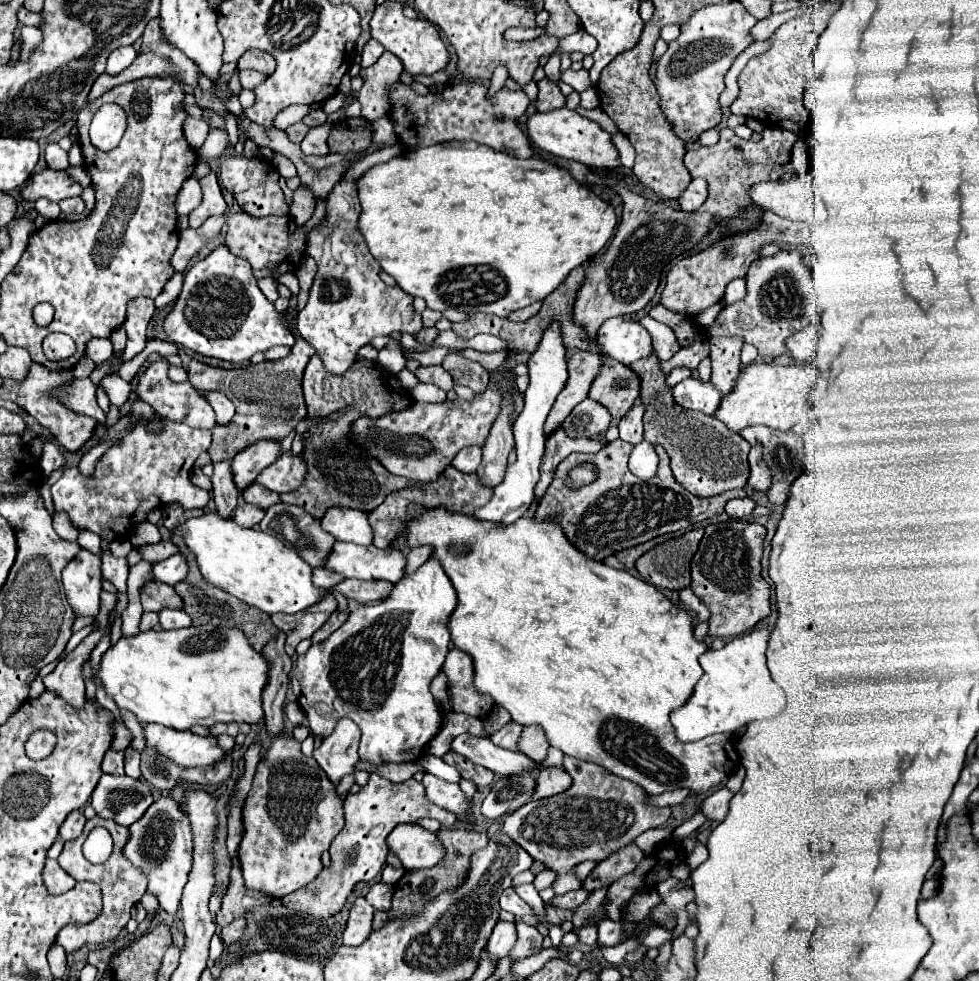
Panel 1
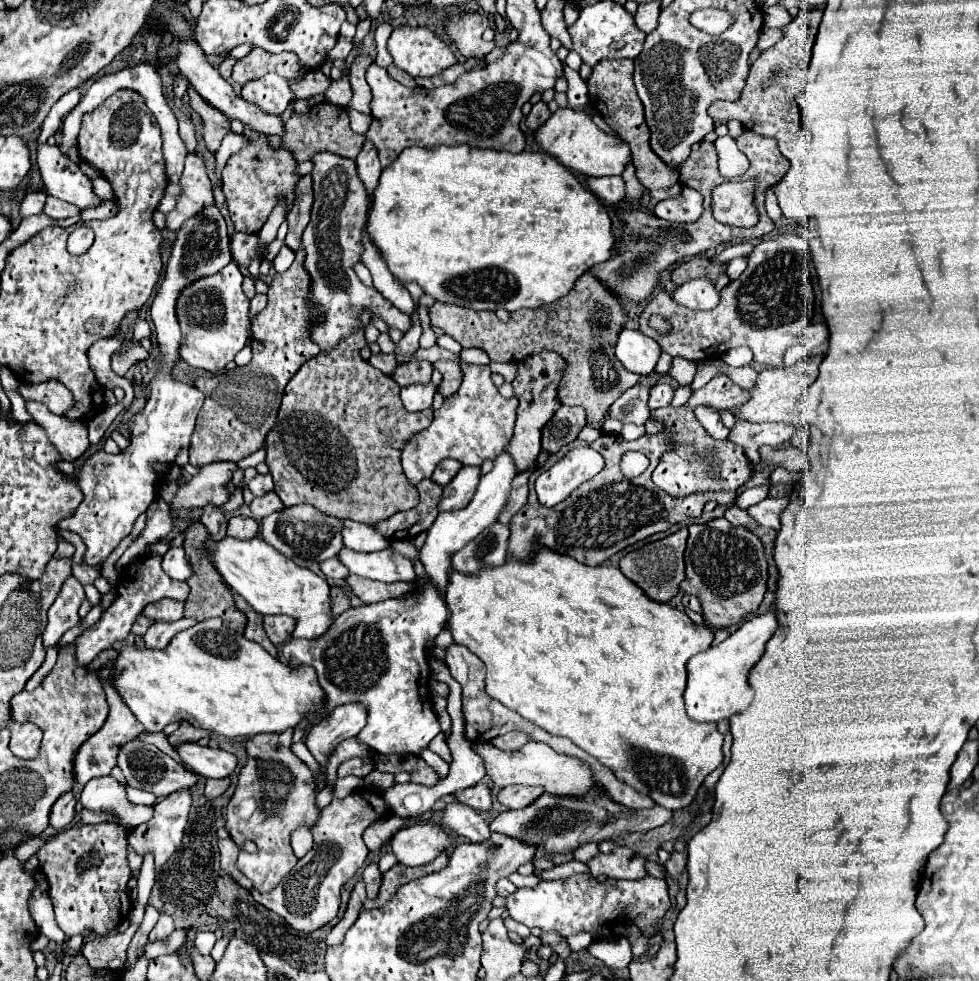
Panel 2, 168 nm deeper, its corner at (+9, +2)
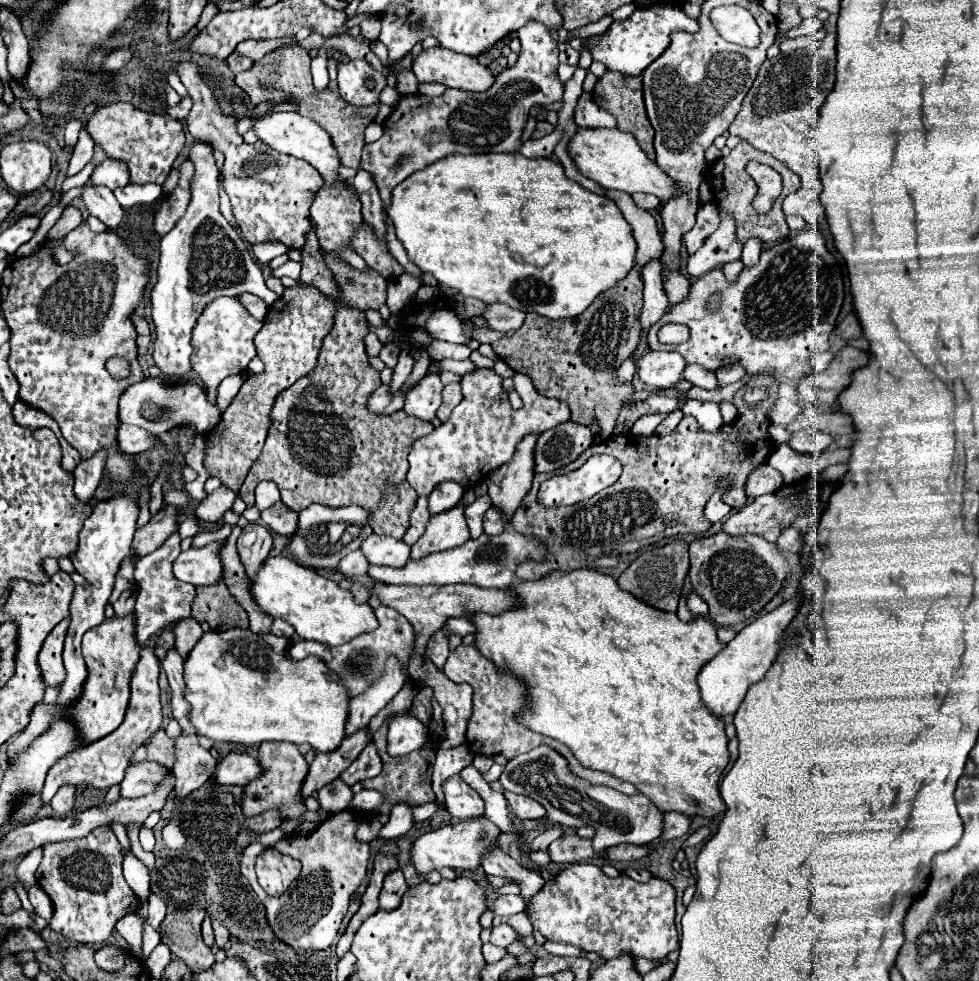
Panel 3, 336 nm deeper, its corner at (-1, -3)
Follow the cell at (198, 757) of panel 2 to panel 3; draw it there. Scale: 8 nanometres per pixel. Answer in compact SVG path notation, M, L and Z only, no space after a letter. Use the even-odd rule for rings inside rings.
M228 753L216 763L214 779L220 785L246 785L246 781L260 775L260 765L248 753Z

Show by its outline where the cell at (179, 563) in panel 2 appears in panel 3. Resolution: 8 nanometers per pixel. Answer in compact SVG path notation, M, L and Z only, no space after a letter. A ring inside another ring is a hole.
M208 543L200 549L182 551L174 561L174 575L180 581L200 585L214 585L220 577L220 559L218 559L220 543Z

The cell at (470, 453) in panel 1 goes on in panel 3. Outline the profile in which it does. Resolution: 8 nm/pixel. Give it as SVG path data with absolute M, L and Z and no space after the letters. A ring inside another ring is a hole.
M444 481L440 483L432 493L430 493L430 513L442 513L444 509L452 509L454 505L458 505L458 501L464 495L464 487L458 485L456 481Z

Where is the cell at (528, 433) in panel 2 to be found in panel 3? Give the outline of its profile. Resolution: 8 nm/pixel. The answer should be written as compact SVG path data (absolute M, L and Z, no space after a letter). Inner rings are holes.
M538 433L526 435L518 443L512 461L492 471L486 477L488 495L492 499L492 505L496 505L508 519L532 485L534 465L536 465L534 463L536 441L538 441Z

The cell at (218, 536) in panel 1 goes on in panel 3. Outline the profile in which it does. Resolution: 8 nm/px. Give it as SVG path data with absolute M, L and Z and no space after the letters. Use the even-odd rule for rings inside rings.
M268 557L256 571L256 579L250 579L250 593L264 613L288 621L296 633L308 641L342 645L360 633L376 629L376 617L368 603L356 605L352 593L338 587L338 583L288 557Z

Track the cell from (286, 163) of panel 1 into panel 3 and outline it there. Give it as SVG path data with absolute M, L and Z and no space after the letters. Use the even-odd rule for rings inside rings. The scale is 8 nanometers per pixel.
M268 241L268 243L258 243L258 245L254 245L252 251L254 251L256 261L264 267L264 265L268 265L274 257L284 255L284 253L288 251L288 247L282 245L282 243L278 243L278 241Z

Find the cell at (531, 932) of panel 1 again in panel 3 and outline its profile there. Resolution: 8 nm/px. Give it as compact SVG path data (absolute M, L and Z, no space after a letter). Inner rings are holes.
M498 925L498 927L492 927L492 937L490 937L490 943L496 945L496 947L502 947L506 949L510 943L516 941L516 931L510 927L510 925Z

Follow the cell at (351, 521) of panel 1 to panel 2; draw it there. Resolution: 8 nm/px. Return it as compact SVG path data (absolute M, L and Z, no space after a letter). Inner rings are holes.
M344 520L344 546L356 552L378 552L390 548L390 540L386 540L382 534L376 532L374 526Z

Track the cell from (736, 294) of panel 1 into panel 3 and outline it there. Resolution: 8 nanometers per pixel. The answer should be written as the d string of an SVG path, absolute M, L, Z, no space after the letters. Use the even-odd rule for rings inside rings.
M752 239L748 243L744 243L744 251L742 251L742 263L744 267L754 267L758 257L760 257L760 239Z

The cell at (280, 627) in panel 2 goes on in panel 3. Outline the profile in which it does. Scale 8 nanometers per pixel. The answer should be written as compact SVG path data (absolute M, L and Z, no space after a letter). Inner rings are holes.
M274 619L272 623L272 635L284 635L284 637L292 637L294 635L294 627L282 619Z

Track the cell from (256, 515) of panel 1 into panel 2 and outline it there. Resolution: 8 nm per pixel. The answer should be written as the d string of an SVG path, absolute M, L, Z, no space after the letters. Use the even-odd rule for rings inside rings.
M234 516L228 520L228 532L230 538L238 540L252 540L258 534L258 522L254 518L246 516Z

